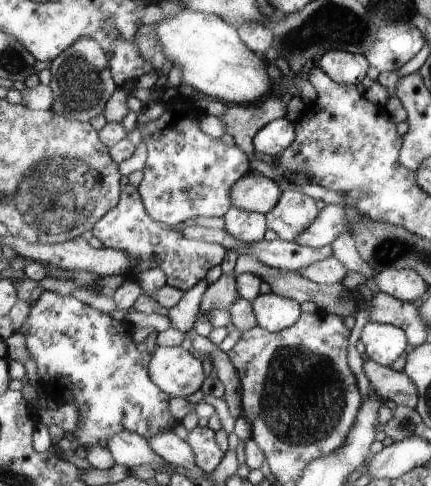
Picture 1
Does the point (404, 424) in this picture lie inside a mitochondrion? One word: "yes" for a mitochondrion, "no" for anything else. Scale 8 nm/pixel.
yes

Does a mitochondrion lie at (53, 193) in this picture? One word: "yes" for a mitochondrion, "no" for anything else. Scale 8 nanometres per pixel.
yes

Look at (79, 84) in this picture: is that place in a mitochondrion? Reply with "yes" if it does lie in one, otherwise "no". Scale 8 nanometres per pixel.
yes

